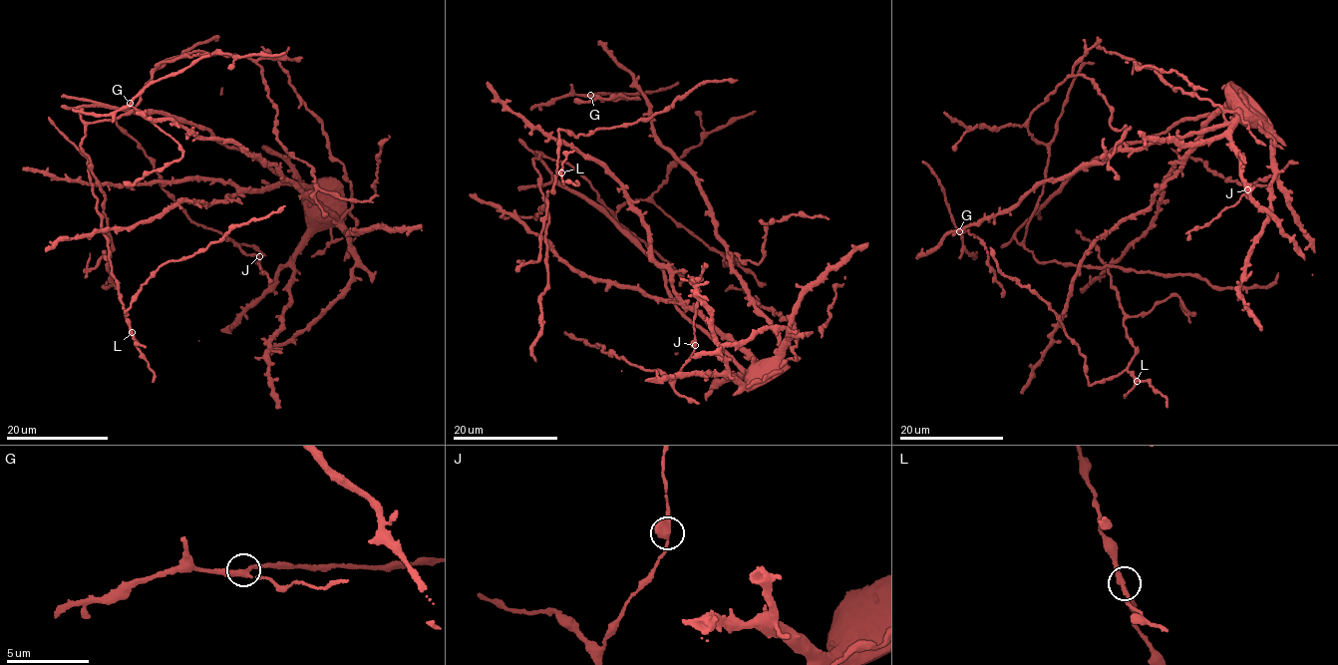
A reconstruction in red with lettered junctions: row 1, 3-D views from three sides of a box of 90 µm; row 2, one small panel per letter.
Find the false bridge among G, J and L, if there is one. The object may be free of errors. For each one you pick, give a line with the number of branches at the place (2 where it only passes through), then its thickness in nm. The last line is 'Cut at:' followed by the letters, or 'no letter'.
Cut at: no letter

